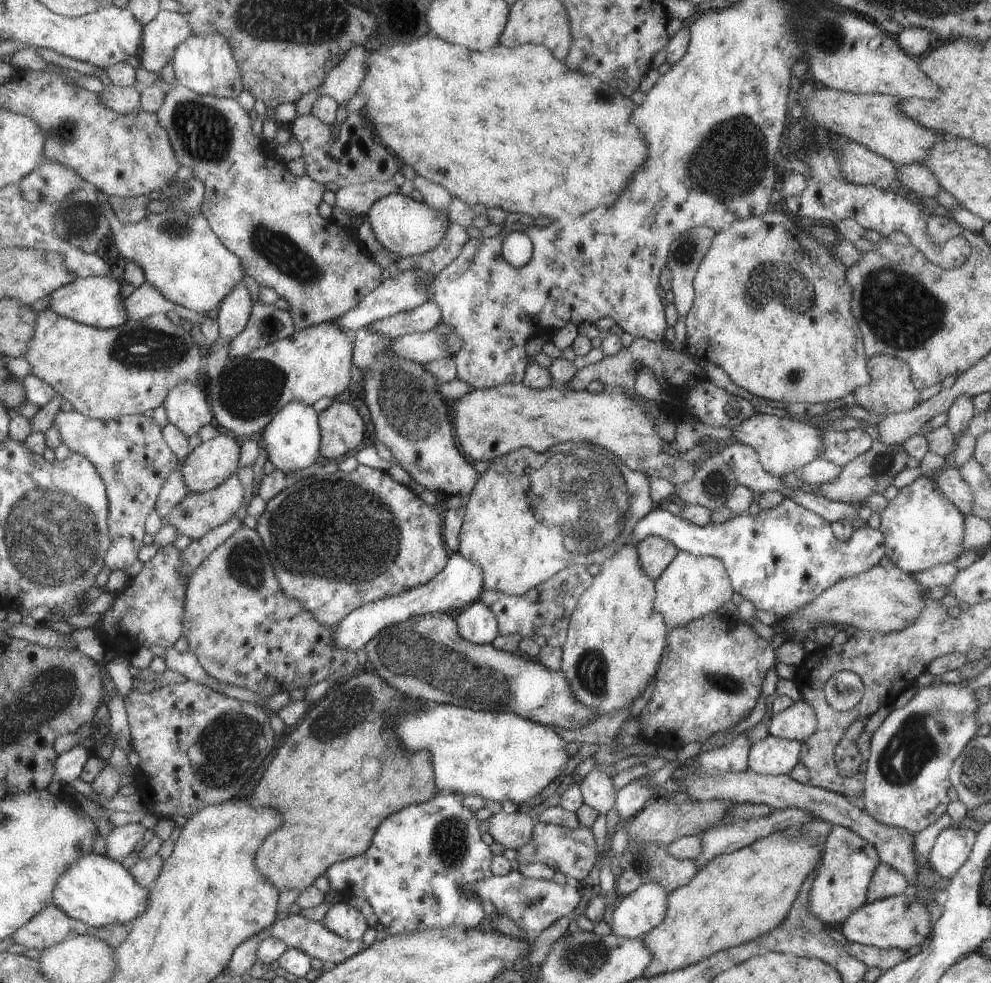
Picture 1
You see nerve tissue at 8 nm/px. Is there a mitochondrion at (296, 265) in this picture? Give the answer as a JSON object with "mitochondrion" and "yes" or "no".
{"mitochondrion":"yes"}

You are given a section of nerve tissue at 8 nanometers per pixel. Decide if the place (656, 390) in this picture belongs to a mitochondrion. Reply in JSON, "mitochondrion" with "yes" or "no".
{"mitochondrion":"no"}

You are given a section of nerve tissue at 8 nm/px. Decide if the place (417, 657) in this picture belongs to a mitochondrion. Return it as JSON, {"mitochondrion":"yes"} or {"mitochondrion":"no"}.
{"mitochondrion":"yes"}

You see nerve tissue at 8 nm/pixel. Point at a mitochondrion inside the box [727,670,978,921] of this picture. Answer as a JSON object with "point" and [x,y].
{"point":[924,736]}

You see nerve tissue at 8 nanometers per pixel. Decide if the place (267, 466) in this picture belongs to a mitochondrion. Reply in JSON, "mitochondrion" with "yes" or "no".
{"mitochondrion":"no"}

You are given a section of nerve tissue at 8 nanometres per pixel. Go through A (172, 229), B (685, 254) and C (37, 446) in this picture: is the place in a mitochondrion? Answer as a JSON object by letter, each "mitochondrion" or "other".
{"A":"mitochondrion","B":"mitochondrion","C":"other"}

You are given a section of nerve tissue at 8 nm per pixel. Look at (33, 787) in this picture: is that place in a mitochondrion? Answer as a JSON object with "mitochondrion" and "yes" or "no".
{"mitochondrion":"no"}

